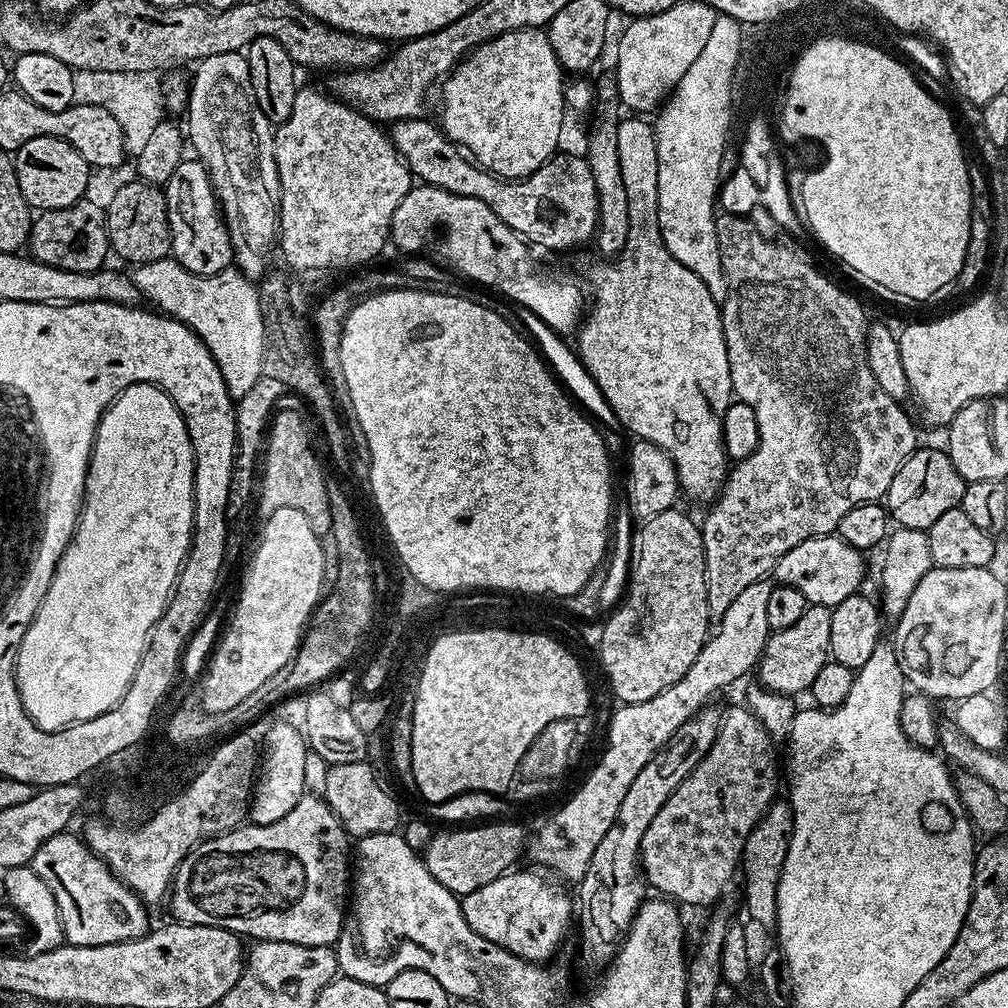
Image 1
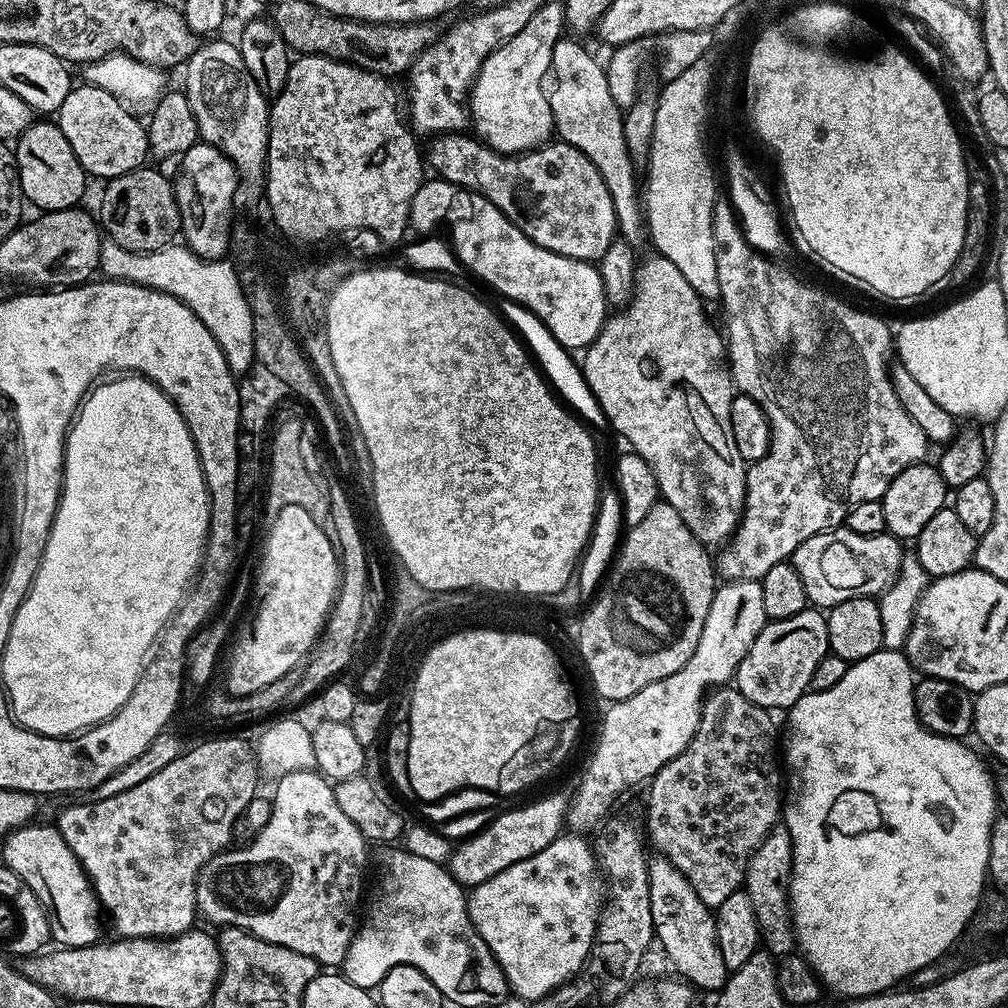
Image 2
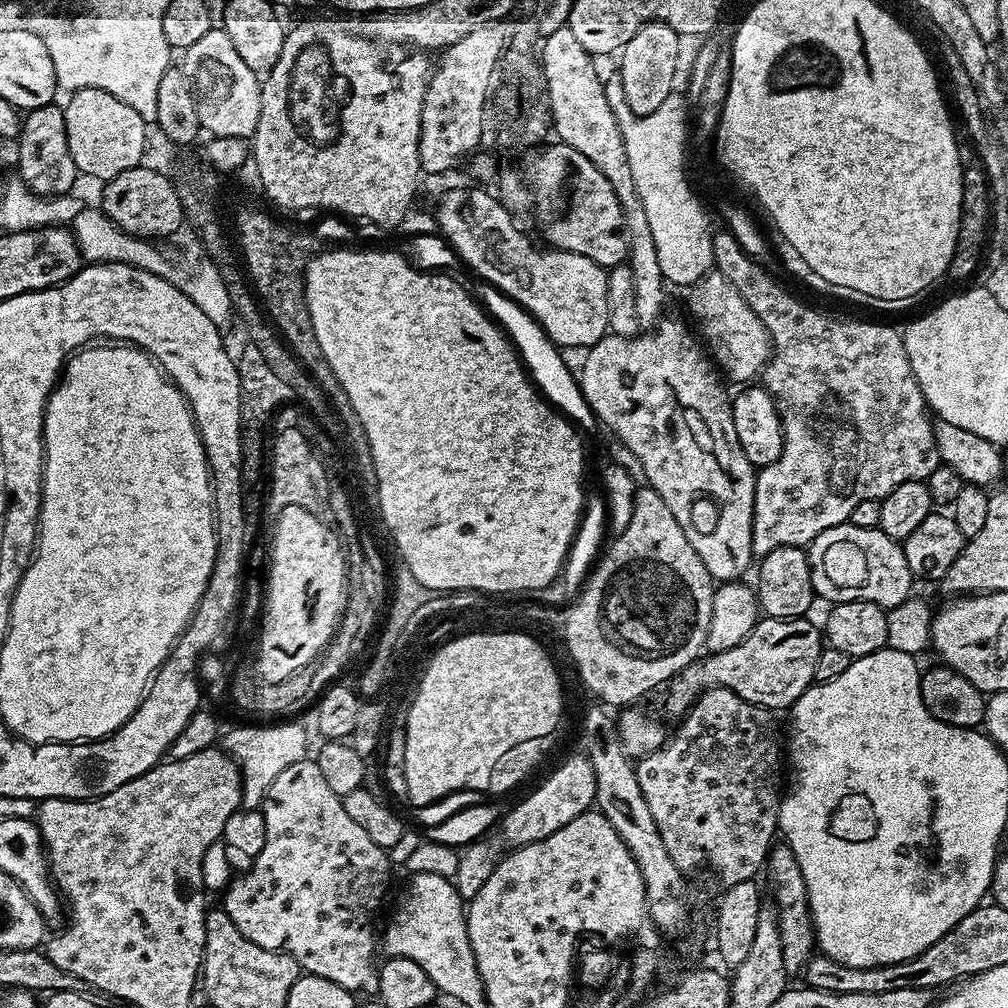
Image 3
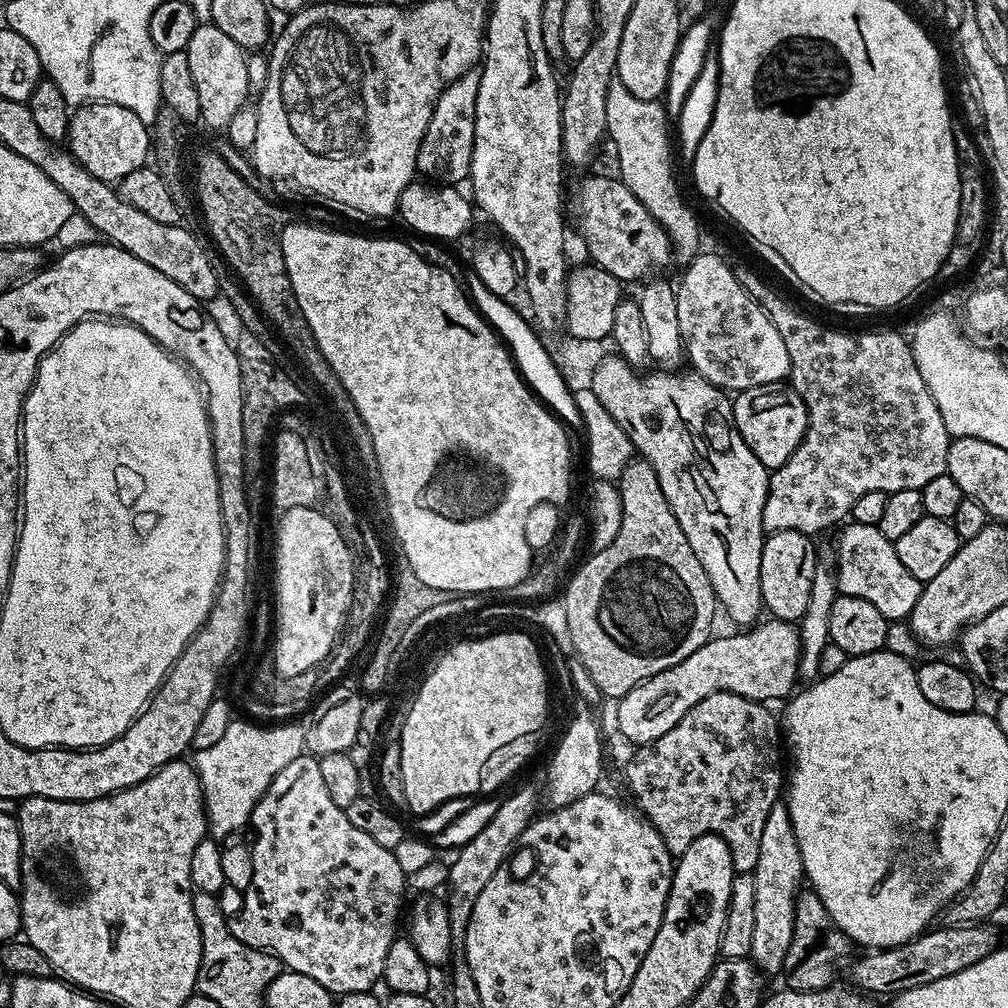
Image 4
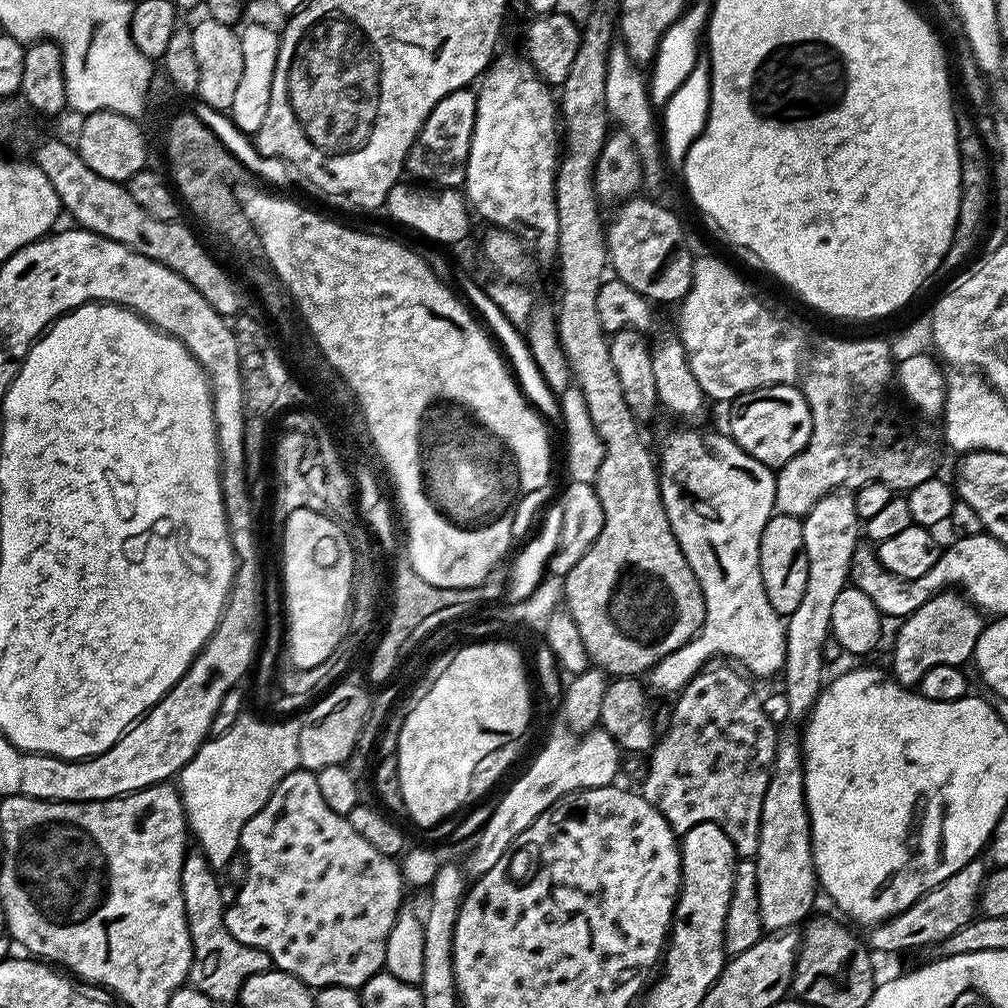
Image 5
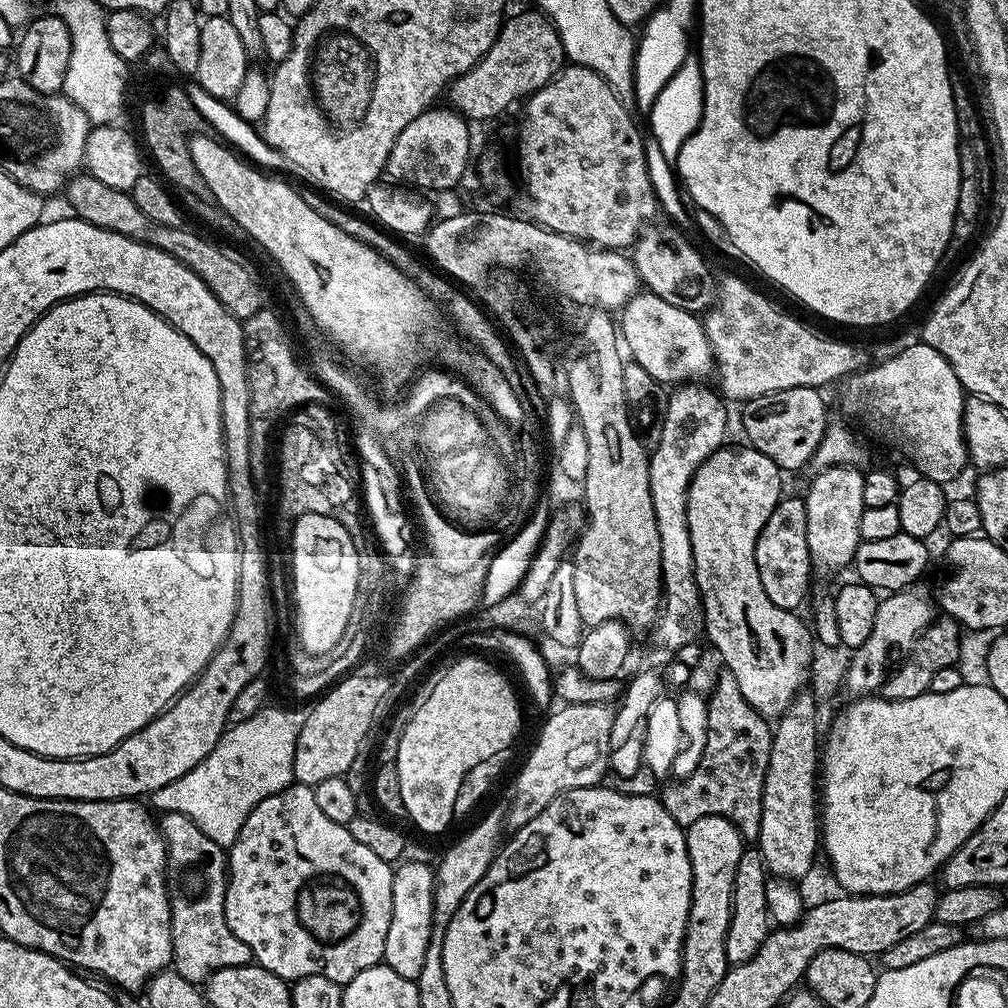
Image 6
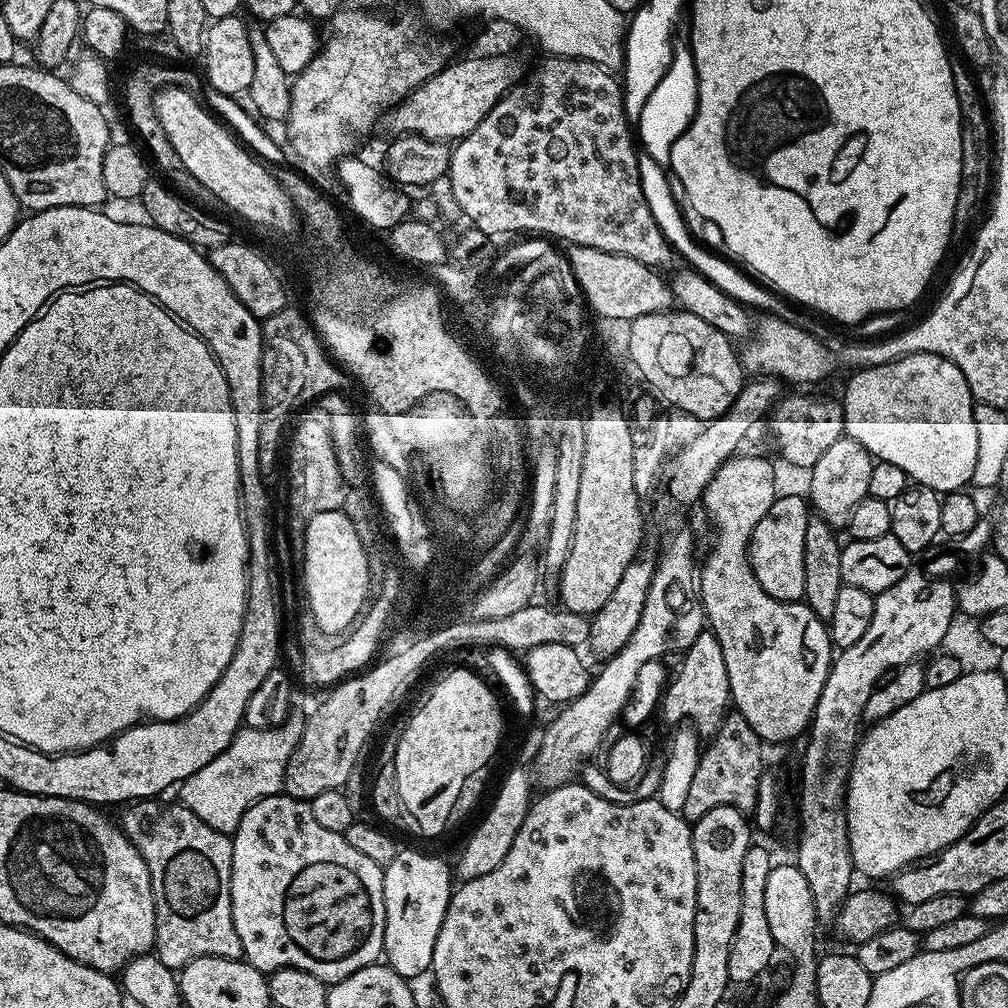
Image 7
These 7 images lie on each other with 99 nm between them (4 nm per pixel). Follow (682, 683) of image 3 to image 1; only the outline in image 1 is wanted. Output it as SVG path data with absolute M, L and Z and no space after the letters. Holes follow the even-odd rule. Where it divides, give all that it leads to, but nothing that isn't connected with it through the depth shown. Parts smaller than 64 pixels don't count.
M822 604L809 605L807 611L798 622L788 626L784 631L772 632L769 635L756 674L759 674L759 683L771 692L796 696L811 689L814 677L818 670L830 658L830 618L831 609Z

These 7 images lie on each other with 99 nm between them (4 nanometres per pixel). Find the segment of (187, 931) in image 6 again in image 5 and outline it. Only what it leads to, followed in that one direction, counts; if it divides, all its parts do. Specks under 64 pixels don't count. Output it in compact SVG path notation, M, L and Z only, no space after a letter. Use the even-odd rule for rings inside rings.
M189 851L188 855L185 856L182 866L182 902L186 906L186 922L192 939L192 965L188 971L188 980L191 987L196 988L202 994L206 994L211 1000L217 1002L235 1001L240 995L240 987L246 982L246 978L269 971L273 967L273 963L272 959L262 950L238 942L238 938L234 938L228 927L224 925L226 904L225 901L220 901L220 884L216 881L215 875L217 876L217 873L212 865L199 851Z

